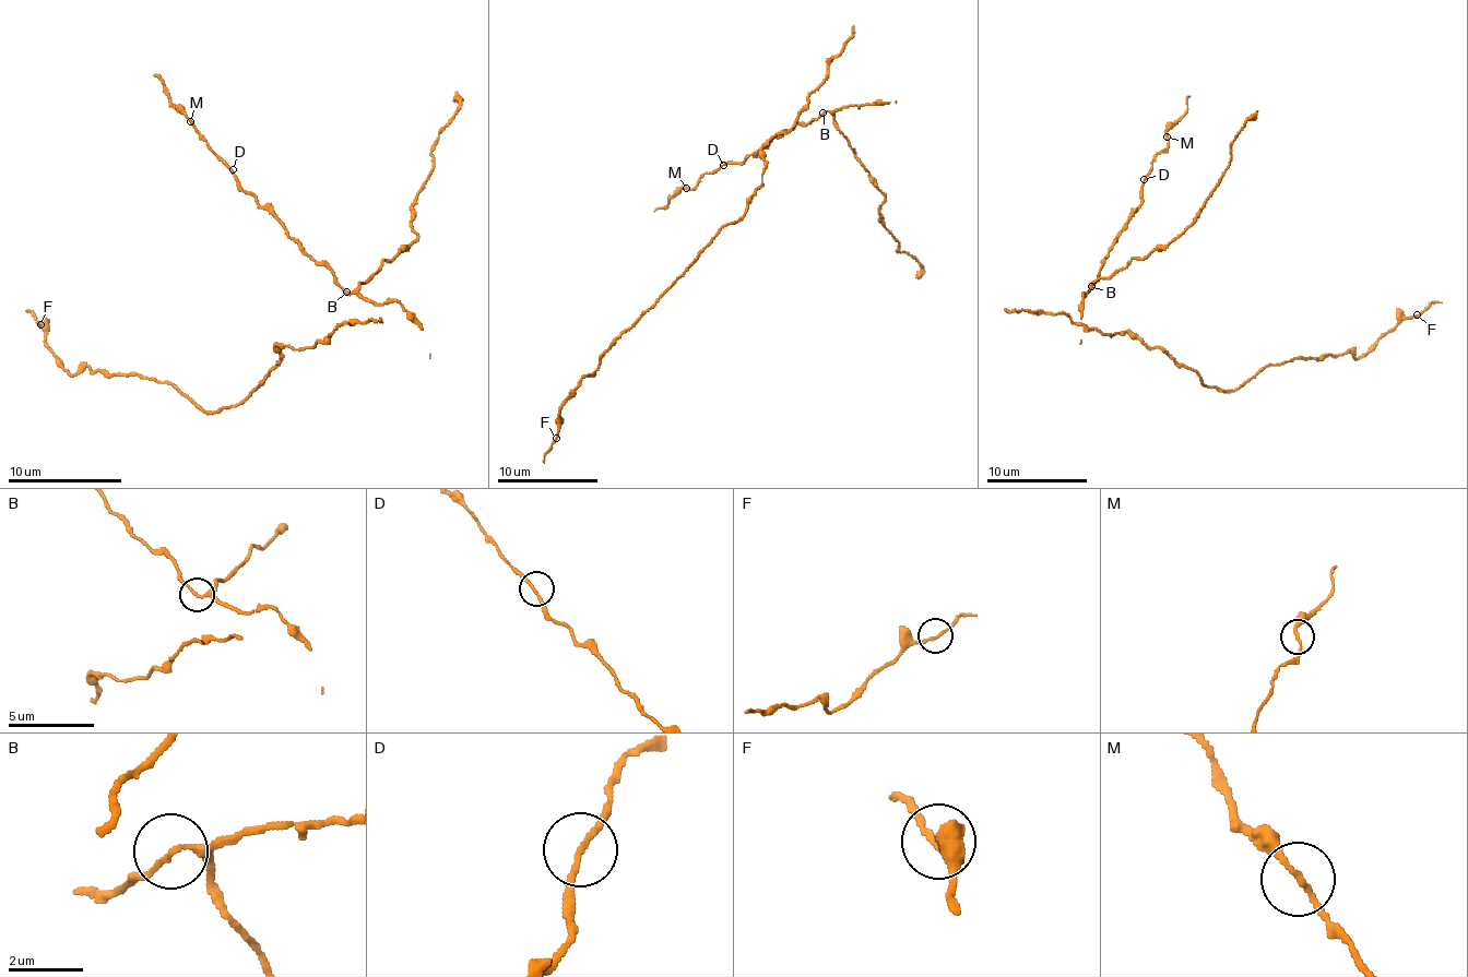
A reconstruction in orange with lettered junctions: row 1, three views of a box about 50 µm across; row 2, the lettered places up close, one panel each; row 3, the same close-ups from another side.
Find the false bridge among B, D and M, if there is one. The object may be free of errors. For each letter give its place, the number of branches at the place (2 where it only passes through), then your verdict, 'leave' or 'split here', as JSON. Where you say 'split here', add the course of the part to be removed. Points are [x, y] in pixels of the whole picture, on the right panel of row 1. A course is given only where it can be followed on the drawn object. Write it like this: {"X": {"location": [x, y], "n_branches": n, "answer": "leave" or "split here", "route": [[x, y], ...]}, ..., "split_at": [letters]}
{"B": {"location": [1091, 286], "n_branches": 3, "answer": "leave"}, "D": {"location": [1144, 179], "n_branches": 2, "answer": "leave"}, "M": {"location": [1167, 136], "n_branches": 2, "answer": "leave"}, "split_at": []}

